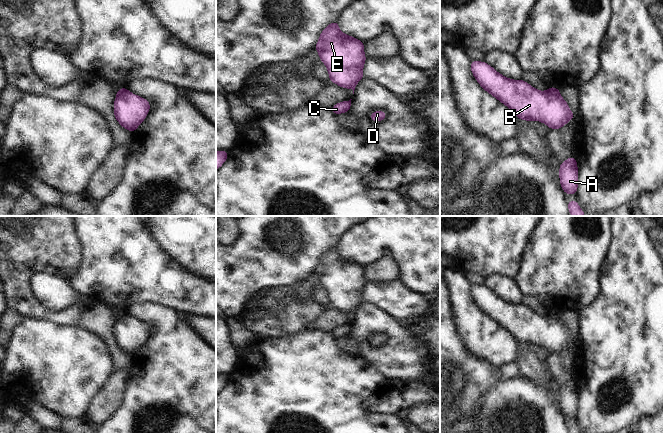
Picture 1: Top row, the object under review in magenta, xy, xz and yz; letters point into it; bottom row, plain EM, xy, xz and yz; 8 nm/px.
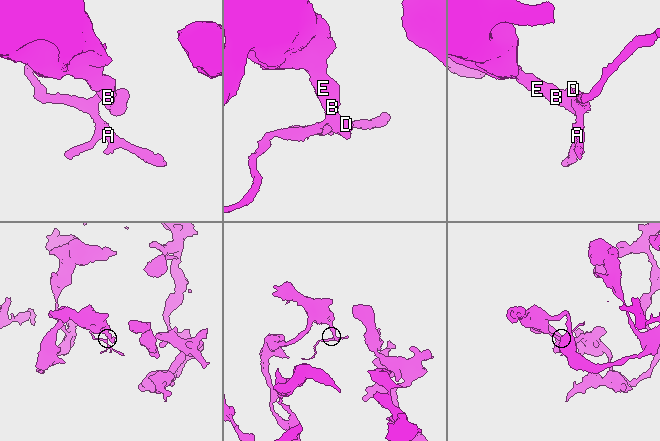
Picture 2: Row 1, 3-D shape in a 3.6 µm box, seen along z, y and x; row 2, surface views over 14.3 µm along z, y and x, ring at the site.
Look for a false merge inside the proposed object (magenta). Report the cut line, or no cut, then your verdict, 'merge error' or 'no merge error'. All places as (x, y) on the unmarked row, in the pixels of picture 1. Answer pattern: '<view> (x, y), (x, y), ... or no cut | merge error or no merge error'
yz (549, 312), (552, 317), (559, 318) | merge error

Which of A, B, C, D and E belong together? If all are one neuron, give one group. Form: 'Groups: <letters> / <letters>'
Groups: A C / B D E

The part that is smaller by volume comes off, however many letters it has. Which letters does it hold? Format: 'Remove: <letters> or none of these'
Remove: A, C

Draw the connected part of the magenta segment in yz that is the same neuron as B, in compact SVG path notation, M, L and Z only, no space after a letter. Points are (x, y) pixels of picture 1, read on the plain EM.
M472 285L470 288L471 295L476 305L480 310L490 317L493 321L505 328L518 343L525 345L537 344L545 347L549 353L560 354L566 349L569 344L576 339L573 339L568 327L559 319L552 318L550 313L542 316L533 312L530 308L519 304L512 304L498 297L493 291L486 288L485 285Z

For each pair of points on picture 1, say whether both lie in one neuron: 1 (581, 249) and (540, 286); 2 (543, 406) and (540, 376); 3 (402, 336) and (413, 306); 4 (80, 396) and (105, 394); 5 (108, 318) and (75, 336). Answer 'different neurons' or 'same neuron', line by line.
1: same neuron
2: different neurons
3: different neurons
4: different neurons
5: different neurons

